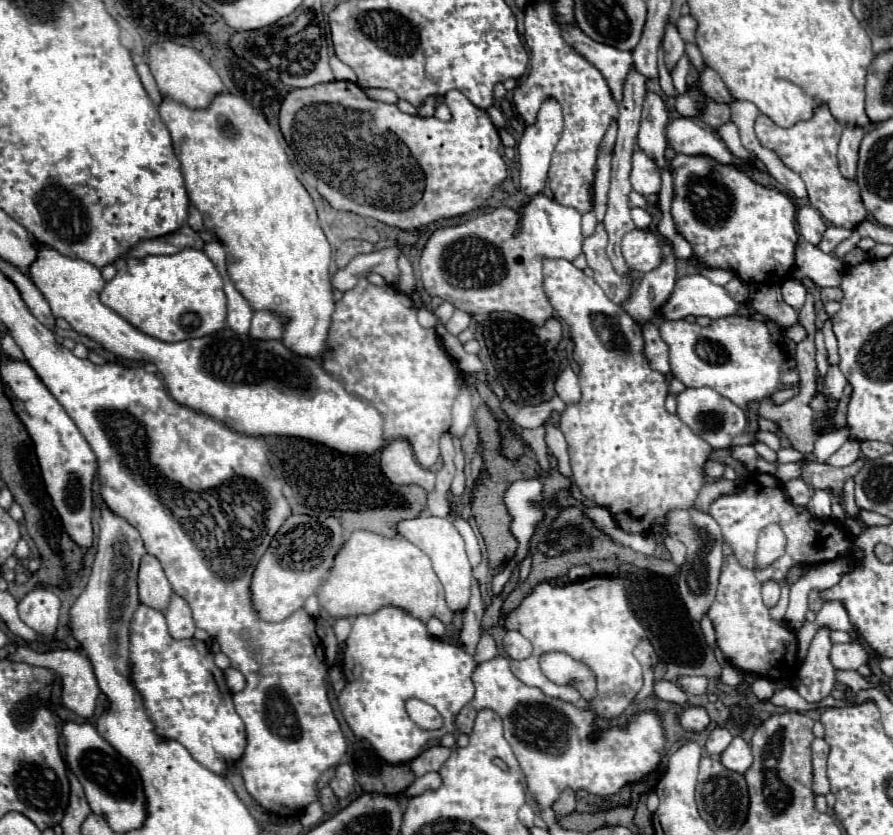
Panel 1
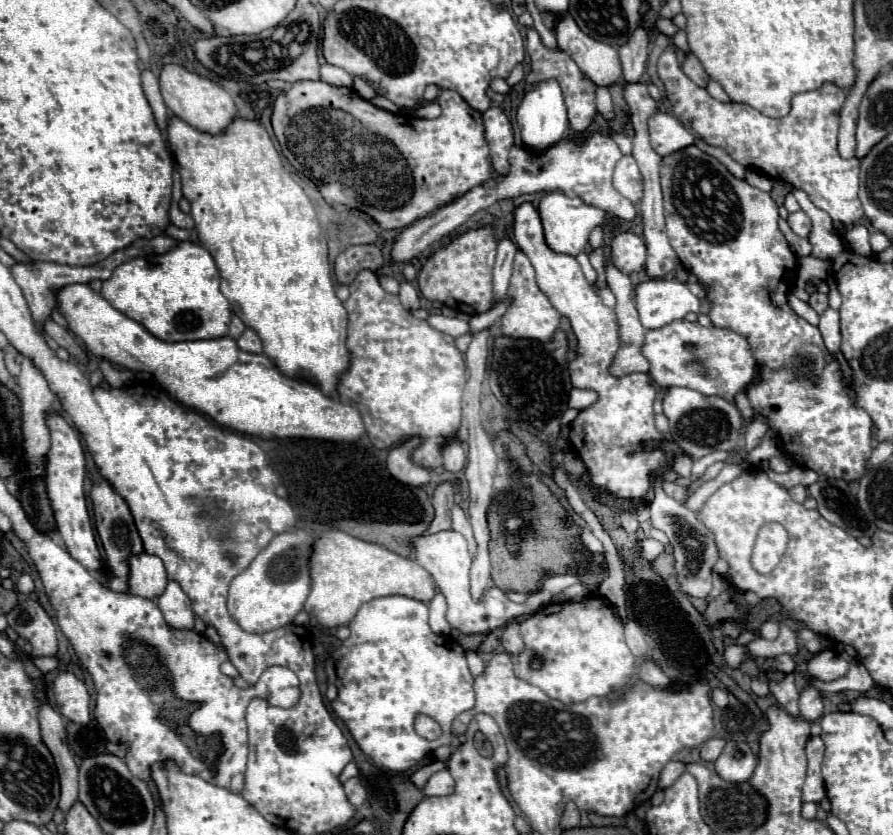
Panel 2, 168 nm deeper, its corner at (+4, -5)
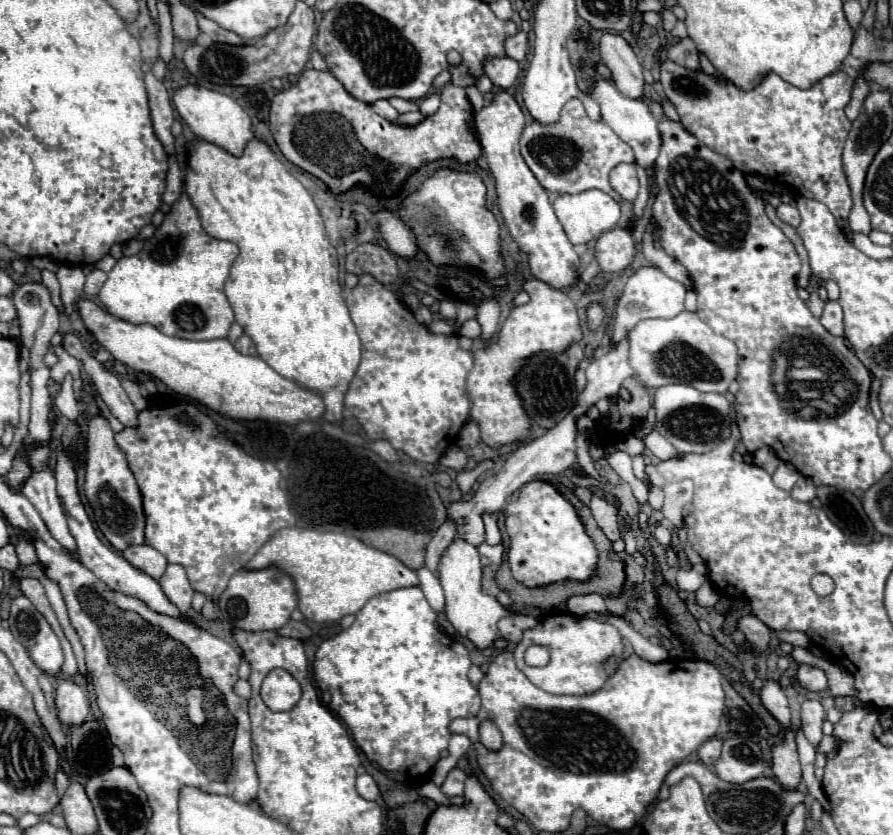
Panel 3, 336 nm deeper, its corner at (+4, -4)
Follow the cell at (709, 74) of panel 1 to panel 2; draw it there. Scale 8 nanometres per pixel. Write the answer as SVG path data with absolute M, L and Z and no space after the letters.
M687 53L687 57L685 57L685 61L683 61L683 73L687 75L687 77L691 77L691 81L695 81L695 85L699 85L699 87L707 87L707 83L709 83L709 75L705 73L705 69L703 69L703 65L699 63L699 59L693 55L693 53Z

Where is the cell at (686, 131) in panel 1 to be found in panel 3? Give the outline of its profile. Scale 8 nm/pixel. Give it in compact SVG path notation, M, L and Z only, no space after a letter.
M597 80L589 92L587 92L601 108L601 122L605 122L623 142L627 142L633 152L635 152L635 164L639 164L641 168L649 168L655 164L655 158L659 154L659 146L661 146L661 138L659 138L659 130L657 130L657 122L651 116L647 104L643 104L643 100L631 100L627 96L623 96L609 80Z

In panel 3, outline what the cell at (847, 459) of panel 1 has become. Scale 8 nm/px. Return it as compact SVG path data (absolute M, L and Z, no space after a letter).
M768 446L761 447L761 450L757 450L757 452L753 454L753 462L755 462L757 466L765 468L769 474L773 474L775 468L779 466L779 458L777 458L773 449Z

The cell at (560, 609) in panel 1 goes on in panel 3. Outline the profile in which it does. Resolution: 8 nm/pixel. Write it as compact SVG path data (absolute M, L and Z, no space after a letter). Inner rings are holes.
M561 614L561 616L547 616L535 628L527 630L513 654L515 654L517 668L541 690L545 690L549 694L583 696L583 694L597 692L605 684L605 680L607 680L605 660L611 656L619 656L621 652L623 652L621 634L607 620L593 620L593 618ZM533 644L541 644L549 650L551 660L547 666L535 668L535 666L525 664L523 652L527 650L527 646L533 646Z

